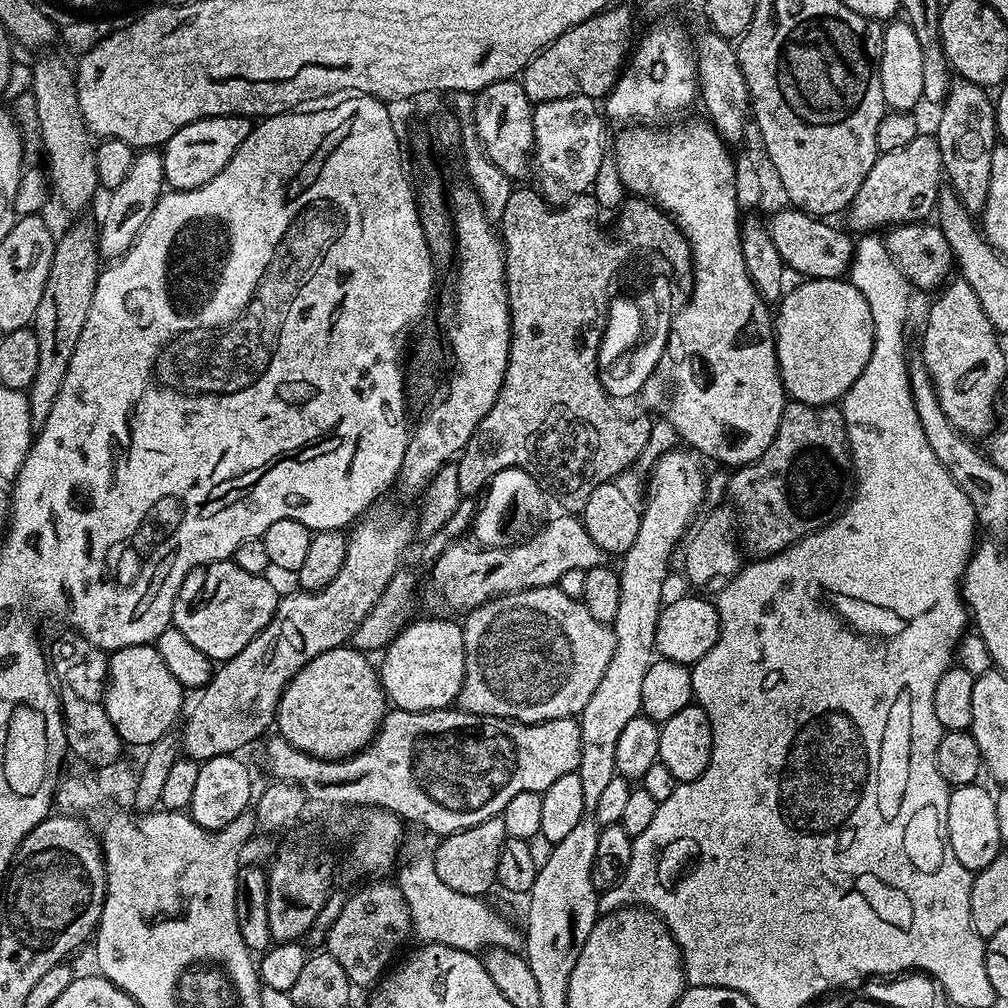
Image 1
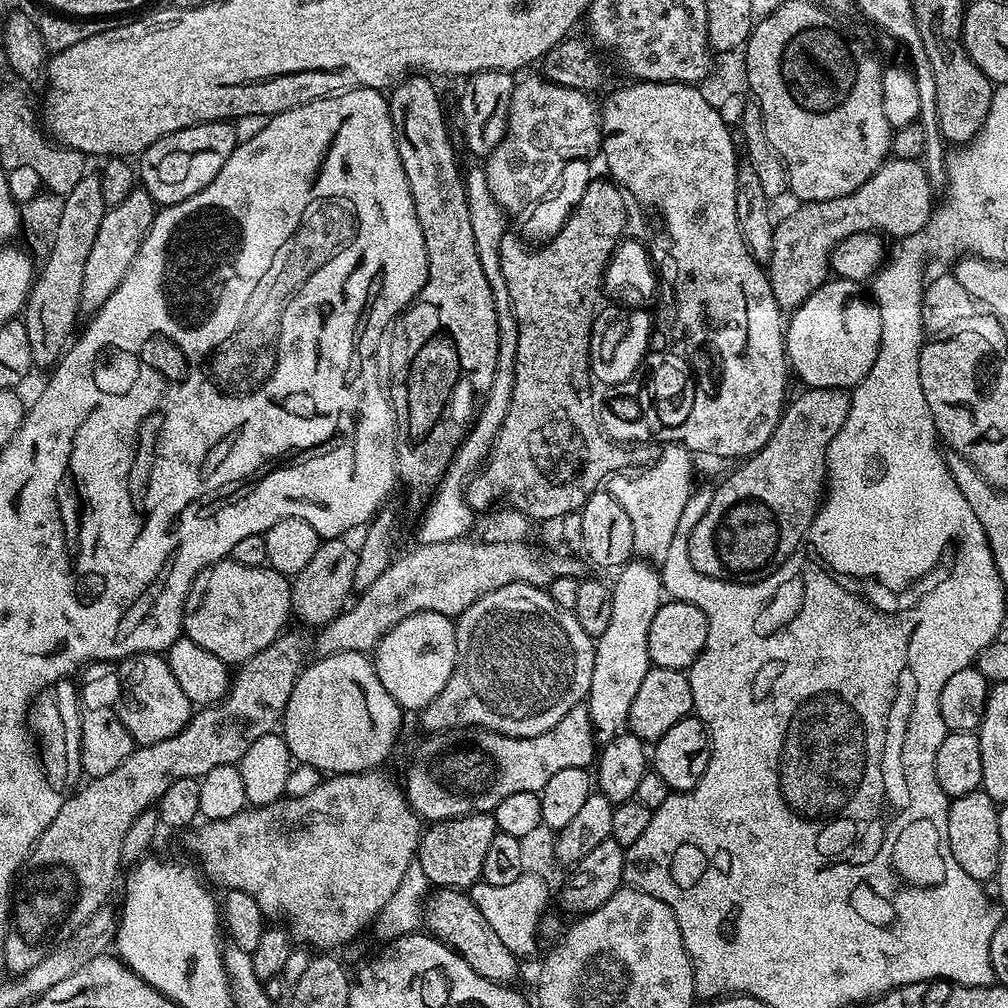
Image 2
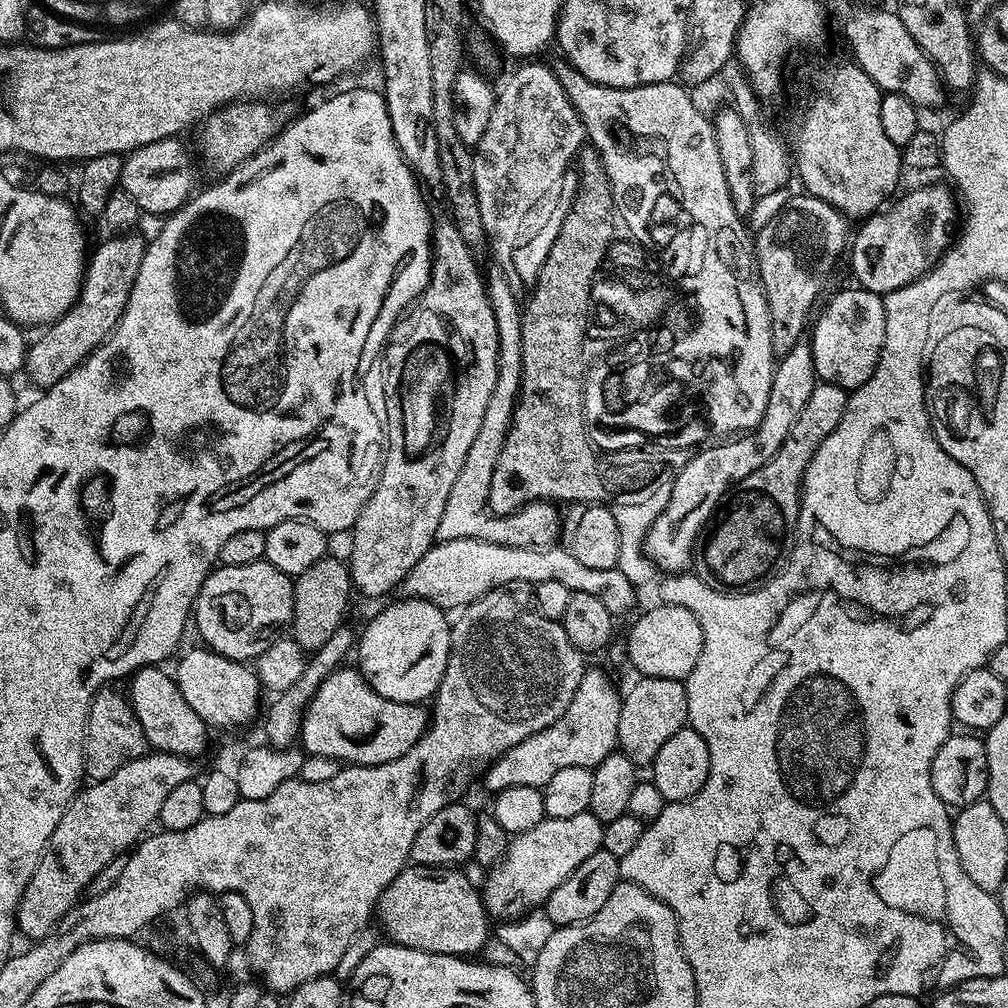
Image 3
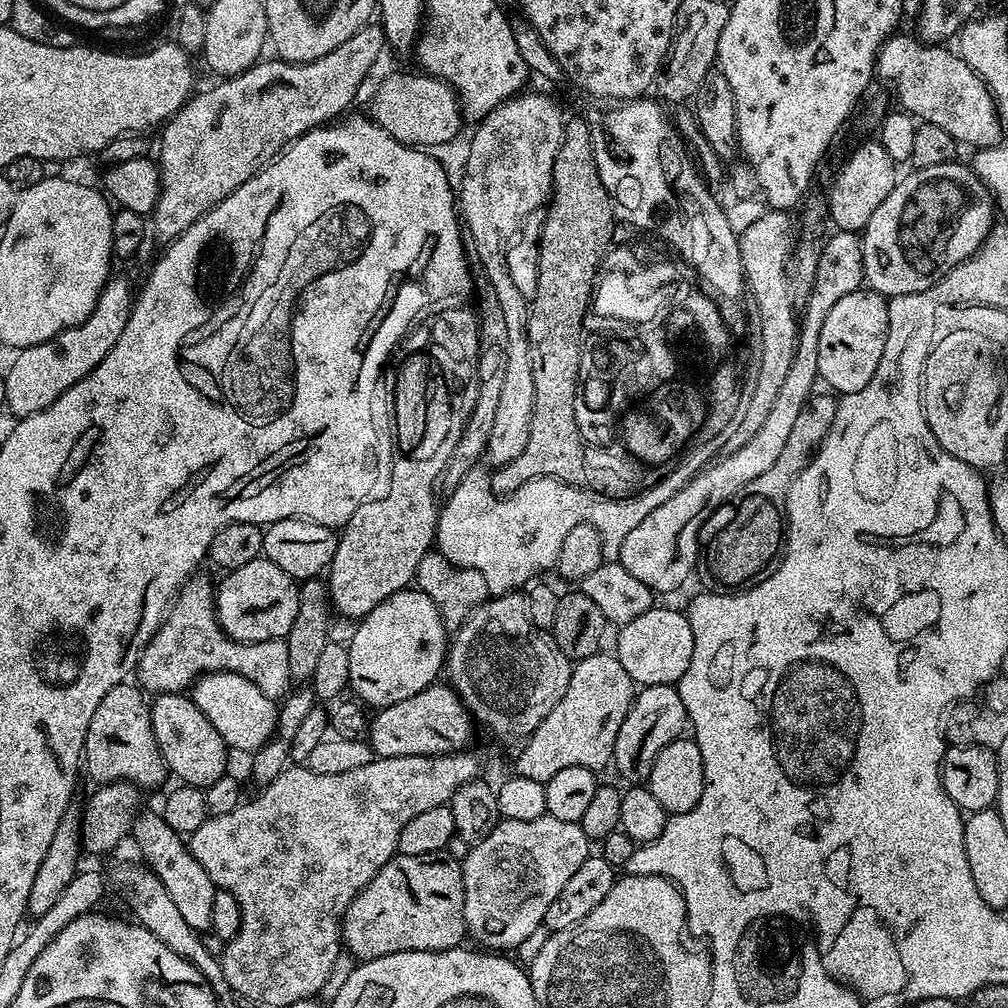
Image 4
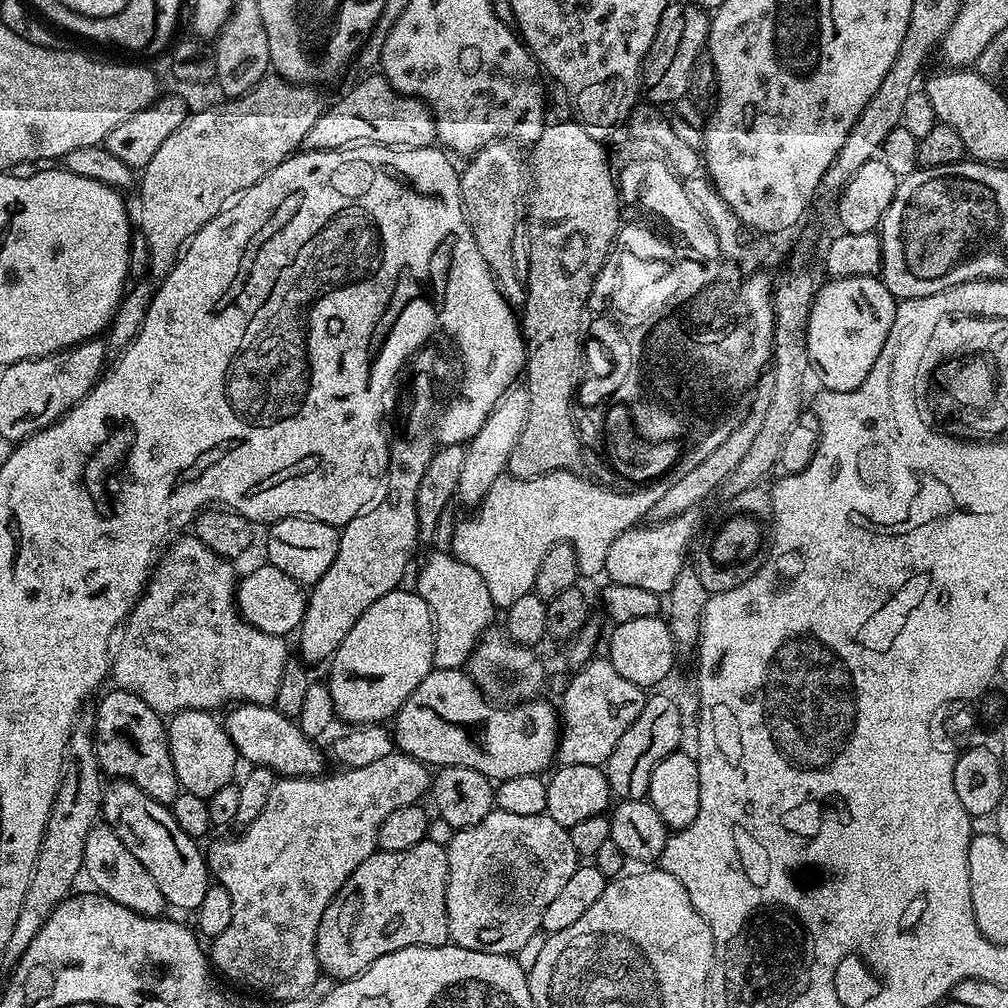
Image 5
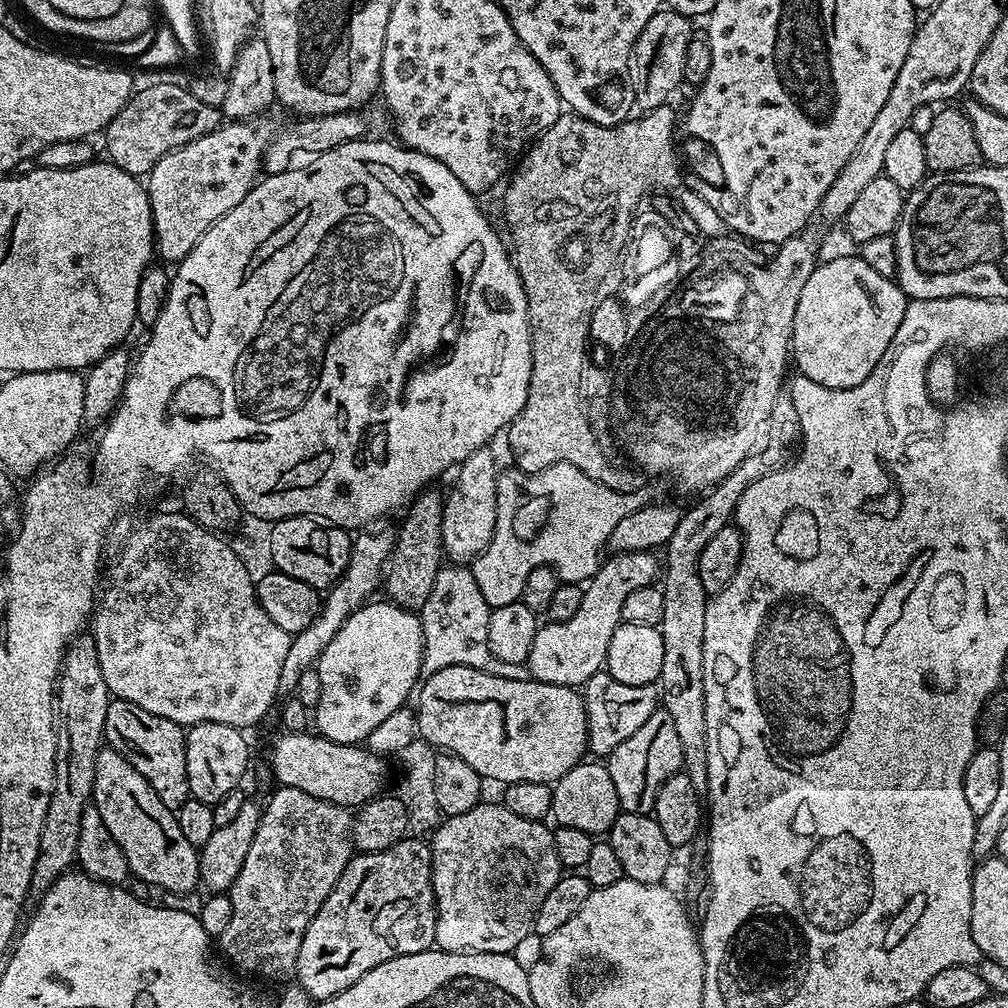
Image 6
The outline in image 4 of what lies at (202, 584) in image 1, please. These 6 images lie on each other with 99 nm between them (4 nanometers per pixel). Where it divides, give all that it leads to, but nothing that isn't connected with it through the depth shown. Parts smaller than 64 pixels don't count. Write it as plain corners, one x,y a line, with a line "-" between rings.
263,558
231,569
225,576
228,577
214,588
216,617
224,633
243,644
285,639
298,615
300,589
297,581
286,574
286,570
278,570
274,562

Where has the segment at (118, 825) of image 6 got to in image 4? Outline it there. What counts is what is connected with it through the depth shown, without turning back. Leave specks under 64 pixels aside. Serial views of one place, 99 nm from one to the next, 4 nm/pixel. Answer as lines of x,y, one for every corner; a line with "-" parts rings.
141,811
136,821
132,823
131,839
136,839
140,852
144,855
143,863
151,872
161,880
162,885
170,894
171,901
178,906
186,922
197,934
204,934
212,927
212,915
214,914
214,894
218,891
212,883
210,874
202,870
202,866
194,858
194,854
188,851
185,837
179,836
170,826
166,826
163,815
159,811

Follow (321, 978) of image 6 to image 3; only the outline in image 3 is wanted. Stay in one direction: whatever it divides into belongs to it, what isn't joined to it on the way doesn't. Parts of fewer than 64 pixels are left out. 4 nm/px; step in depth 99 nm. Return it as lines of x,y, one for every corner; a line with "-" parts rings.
404,867
380,896
378,920
379,916
379,927
382,932
384,927
391,943
423,952
468,958
488,940
490,913
484,906
481,889
471,885
459,867

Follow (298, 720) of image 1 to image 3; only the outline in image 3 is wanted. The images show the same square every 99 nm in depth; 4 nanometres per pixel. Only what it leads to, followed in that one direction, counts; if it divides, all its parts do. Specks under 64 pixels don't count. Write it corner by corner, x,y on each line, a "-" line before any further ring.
341,666
325,677
305,708
298,744
309,756
325,756
348,766
385,764
409,752
429,723
427,707
390,702
375,692
355,667

